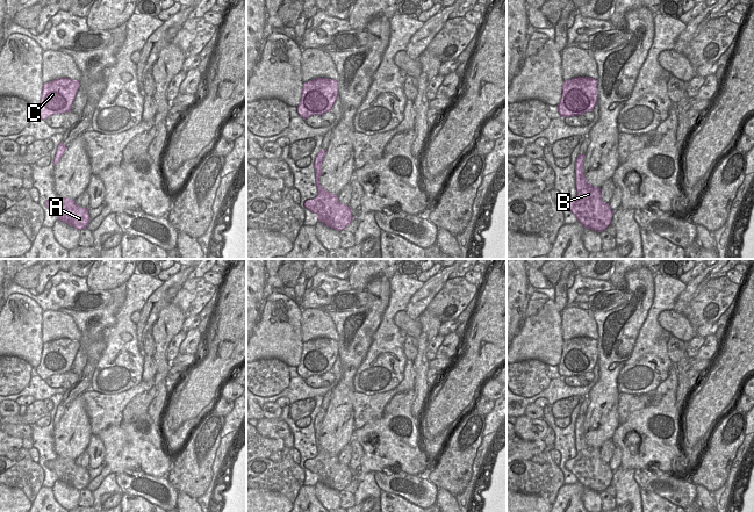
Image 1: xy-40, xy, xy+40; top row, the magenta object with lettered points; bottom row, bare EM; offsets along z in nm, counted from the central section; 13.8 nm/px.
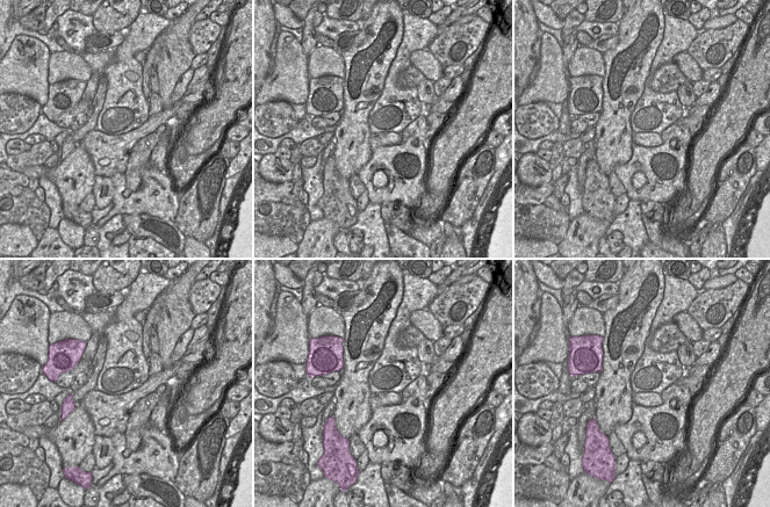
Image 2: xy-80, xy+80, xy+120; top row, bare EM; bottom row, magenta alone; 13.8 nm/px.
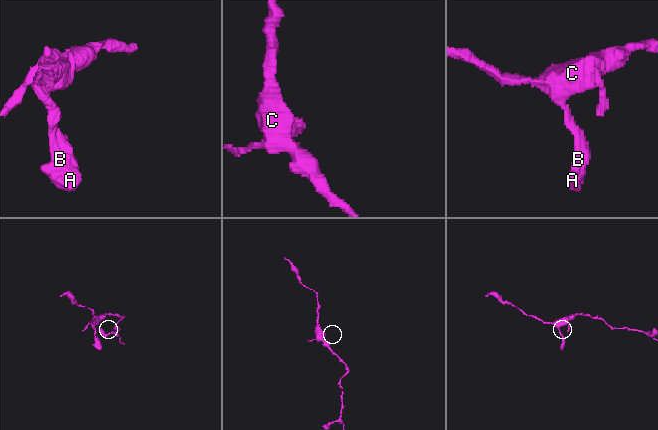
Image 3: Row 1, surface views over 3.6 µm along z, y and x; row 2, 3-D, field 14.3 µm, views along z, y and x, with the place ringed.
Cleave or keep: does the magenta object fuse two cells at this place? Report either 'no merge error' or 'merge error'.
no merge error

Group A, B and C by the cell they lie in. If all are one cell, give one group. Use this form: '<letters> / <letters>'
A B C

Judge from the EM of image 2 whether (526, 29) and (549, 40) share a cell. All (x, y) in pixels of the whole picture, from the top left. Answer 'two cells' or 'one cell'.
two cells

